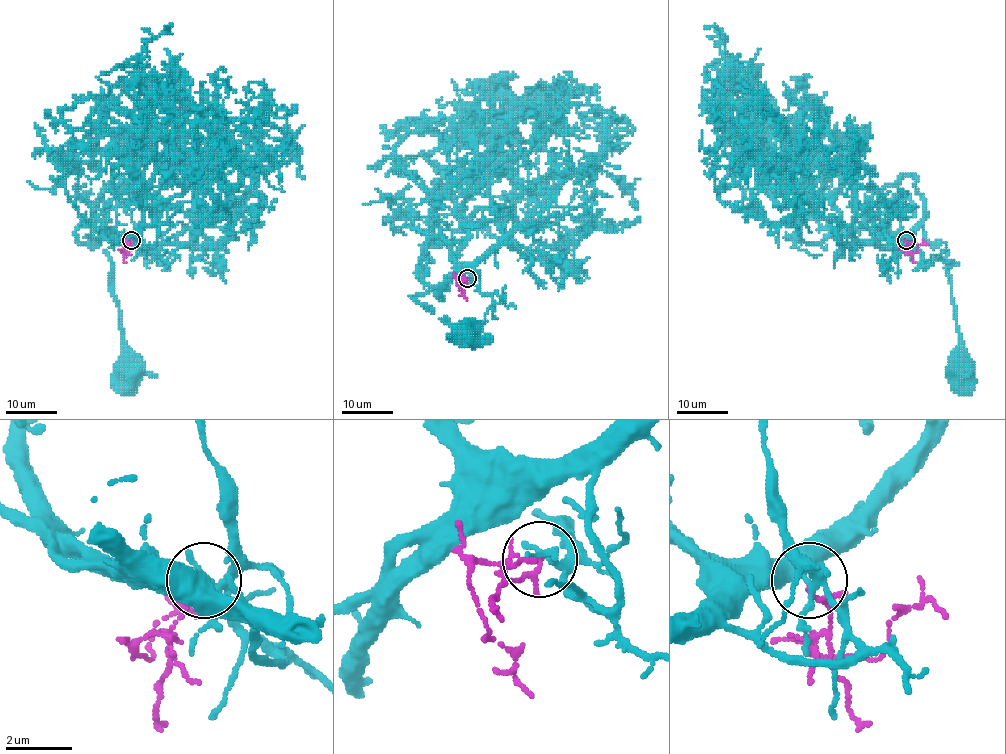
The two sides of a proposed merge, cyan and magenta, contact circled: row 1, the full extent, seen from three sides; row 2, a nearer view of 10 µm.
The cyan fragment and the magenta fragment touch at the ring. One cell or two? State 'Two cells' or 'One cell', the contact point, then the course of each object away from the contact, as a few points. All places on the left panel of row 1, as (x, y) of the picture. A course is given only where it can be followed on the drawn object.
Two cells. Place: (131, 240). Course of cyan: (132, 240), (143, 251), (89, 223), (76, 231), (78, 241), (104, 249), (111, 263), (120, 363), (128, 366). Course of magenta: (132, 240), (120, 251), (127, 244), (131, 245)

